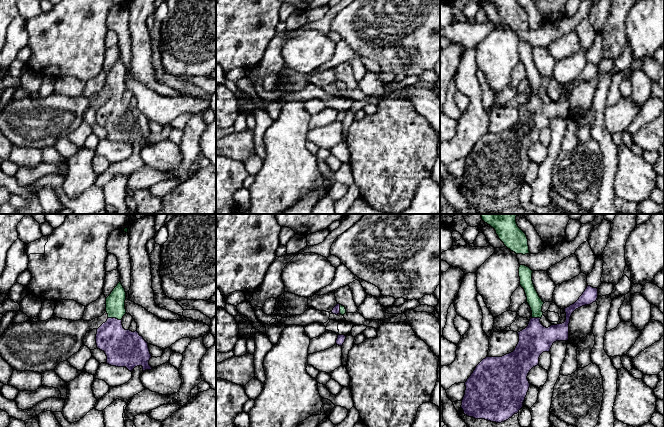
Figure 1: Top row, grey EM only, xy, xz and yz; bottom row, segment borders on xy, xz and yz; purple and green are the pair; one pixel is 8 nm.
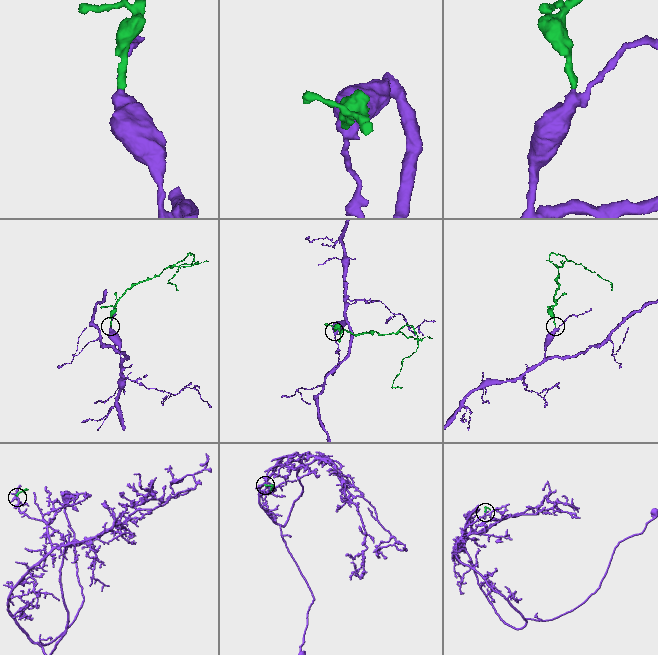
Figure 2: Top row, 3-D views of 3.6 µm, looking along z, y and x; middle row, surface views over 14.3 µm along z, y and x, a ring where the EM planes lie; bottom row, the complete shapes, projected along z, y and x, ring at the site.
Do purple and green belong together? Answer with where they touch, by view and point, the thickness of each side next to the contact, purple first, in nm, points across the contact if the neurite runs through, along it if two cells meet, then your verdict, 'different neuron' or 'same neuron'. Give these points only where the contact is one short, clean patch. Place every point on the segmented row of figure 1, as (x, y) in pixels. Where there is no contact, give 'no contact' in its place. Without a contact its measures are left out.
contact xy (115, 318); calibres 300 and 160 nm; way xy (123, 348), (115, 340), (115, 318), (115, 303); same neuron

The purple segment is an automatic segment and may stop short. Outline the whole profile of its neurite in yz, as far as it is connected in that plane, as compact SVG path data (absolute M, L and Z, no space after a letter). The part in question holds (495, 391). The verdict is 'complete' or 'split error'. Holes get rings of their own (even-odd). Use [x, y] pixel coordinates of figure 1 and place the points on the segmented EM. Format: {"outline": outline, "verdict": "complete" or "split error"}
{"outline": "M520 265L520 285L525 291L526 302L531 308L532 318L528 326L518 332L519 342L513 352L502 357L486 357L476 366L471 376L465 382L466 390L461 408L464 414L469 417L501 423L517 414L523 407L523 402L530 387L527 379L528 373L539 364L540 355L543 352L549 352L554 342L568 341L569 323L572 313L582 306L592 304L598 298L598 289L587 286L579 299L574 304L565 308L565 322L546 328L540 322L543 315L542 306L544 302L534 287L532 273L533 271L529 267Z", "verdict": "split error"}

